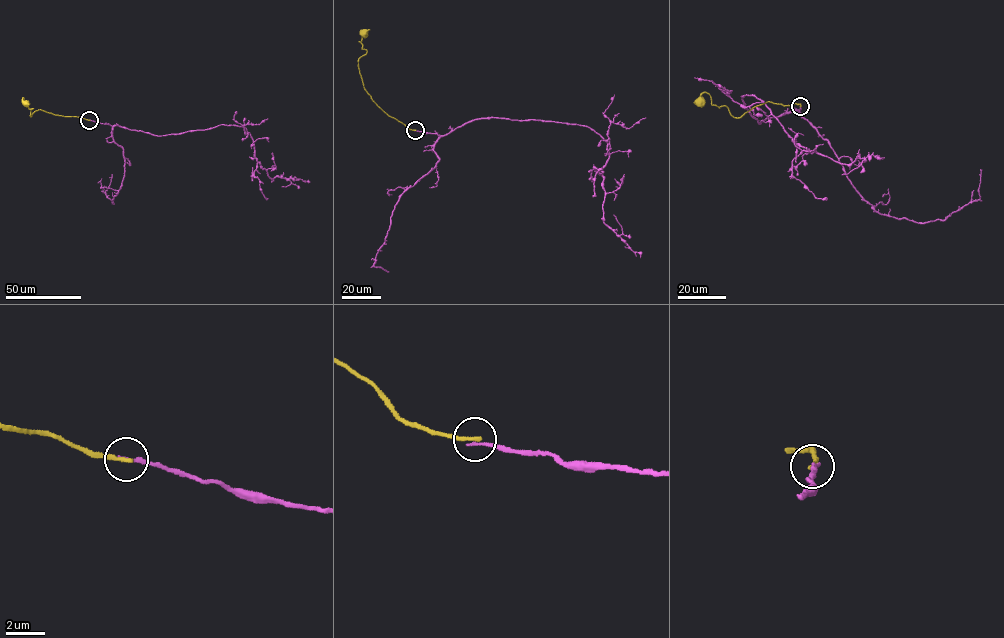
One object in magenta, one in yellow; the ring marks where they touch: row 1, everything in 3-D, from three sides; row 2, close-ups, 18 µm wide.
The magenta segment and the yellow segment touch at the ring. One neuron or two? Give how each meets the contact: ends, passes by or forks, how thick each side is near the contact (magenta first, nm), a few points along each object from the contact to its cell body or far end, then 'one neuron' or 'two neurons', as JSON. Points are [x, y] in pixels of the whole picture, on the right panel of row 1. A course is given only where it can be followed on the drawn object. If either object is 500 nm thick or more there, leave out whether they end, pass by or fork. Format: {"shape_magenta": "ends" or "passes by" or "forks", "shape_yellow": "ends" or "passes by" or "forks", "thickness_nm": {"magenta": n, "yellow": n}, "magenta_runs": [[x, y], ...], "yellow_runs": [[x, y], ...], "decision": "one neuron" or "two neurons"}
{"shape_magenta": "ends", "shape_yellow": "ends", "thickness_nm": {"magenta": 180, "yellow": 240}, "magenta_runs": [[801, 106], [760, 124], [741, 96], [763, 101], [811, 152], [851, 164], [884, 157]], "yellow_runs": [[800, 106], [769, 101], [735, 117], [726, 106], [712, 105], [706, 92], [699, 103]], "decision": "two neurons"}

